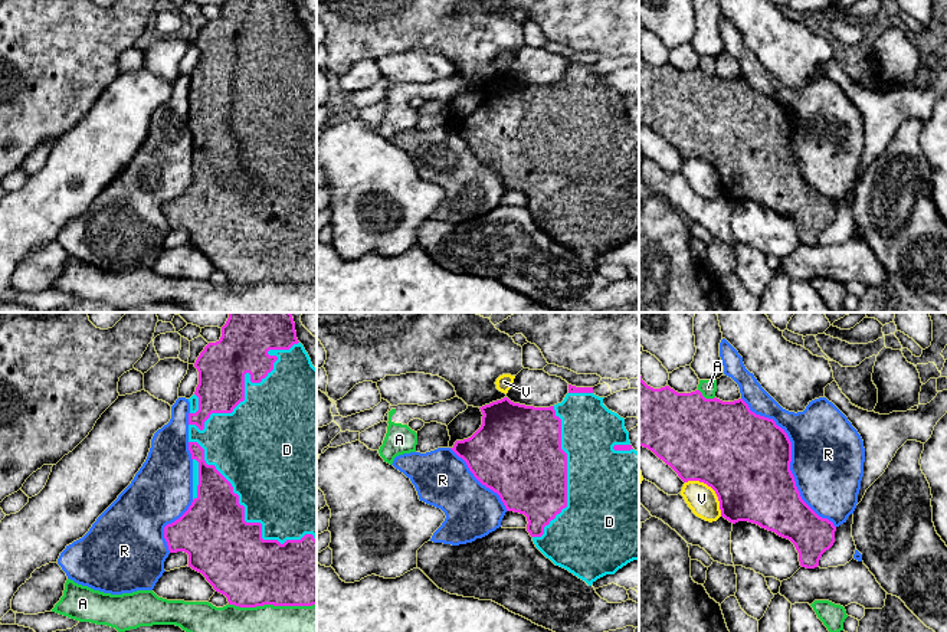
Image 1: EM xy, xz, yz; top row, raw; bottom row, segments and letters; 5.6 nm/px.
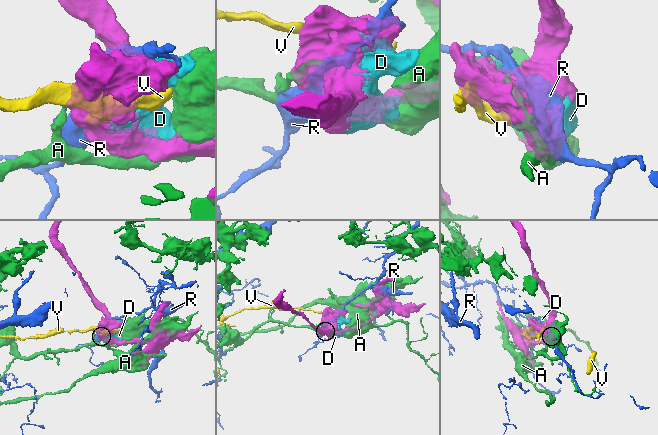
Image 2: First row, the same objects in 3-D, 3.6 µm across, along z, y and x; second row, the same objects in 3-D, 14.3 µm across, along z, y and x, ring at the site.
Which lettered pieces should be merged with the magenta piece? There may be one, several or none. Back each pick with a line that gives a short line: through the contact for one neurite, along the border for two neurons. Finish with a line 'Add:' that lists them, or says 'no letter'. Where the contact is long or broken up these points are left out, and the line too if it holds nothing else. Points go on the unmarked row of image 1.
Add: D

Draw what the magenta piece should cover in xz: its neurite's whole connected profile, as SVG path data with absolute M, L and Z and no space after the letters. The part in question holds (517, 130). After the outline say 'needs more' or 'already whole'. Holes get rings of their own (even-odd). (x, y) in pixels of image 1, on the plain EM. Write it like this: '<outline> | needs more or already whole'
M568 62L568 71L564 78L550 85L525 83L504 75L479 85L484 92L481 105L471 115L456 118L450 125L466 140L469 148L482 163L499 173L507 189L520 190L527 194L527 209L533 215L535 225L556 243L568 248L589 263L606 252L615 252L627 240L639 238L639 130L630 122L625 96L609 88L603 82L603 76L593 71L593 65L576 65L571 62Z | needs more

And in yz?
M639 49L639 124L643 124L652 128L659 137L662 137L666 143L669 143L684 160L699 158L711 164L718 174L721 194L724 194L730 200L735 202L738 199L748 199L748 200L760 203L761 206L773 209L783 216L790 217L799 230L799 239L802 245L806 245L806 246L817 245L822 232L833 223L836 204L828 196L819 194L802 177L800 170L796 164L794 154L790 148L792 119L787 111L784 109L784 107L777 104L773 96L769 96L769 95L764 95L751 89L748 82L743 76L738 76L734 79L722 79L717 75L705 76L699 68L695 68L691 71L678 71L669 63L653 66L642 58L640 49Z | already whole

